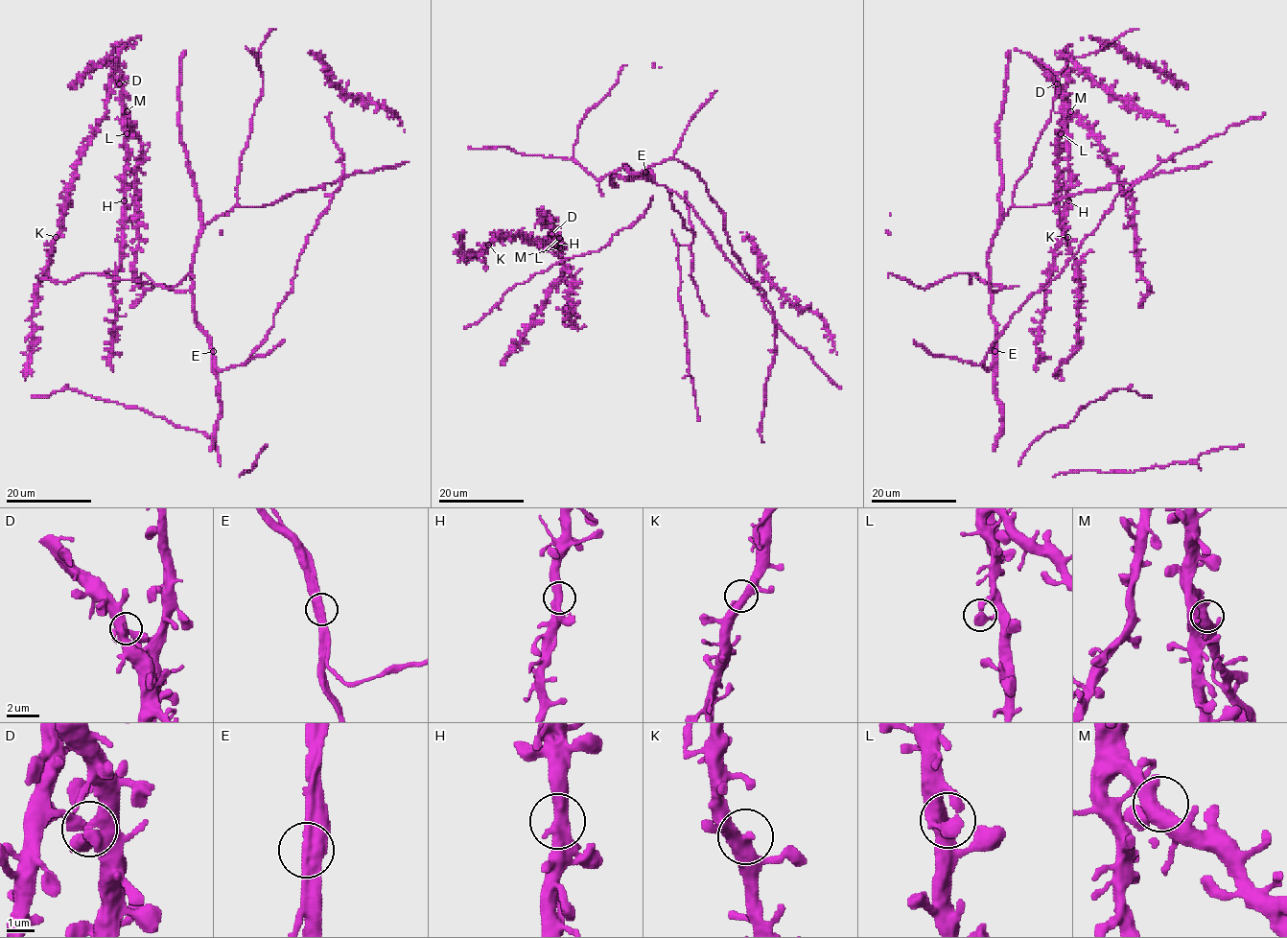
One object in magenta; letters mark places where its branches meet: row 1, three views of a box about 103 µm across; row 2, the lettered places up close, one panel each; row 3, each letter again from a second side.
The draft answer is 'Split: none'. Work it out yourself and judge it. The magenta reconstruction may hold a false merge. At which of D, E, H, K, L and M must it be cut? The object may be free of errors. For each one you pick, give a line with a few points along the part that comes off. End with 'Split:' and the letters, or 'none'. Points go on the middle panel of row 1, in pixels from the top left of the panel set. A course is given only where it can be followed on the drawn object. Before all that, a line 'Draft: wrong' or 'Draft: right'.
Draft: right
Split: none

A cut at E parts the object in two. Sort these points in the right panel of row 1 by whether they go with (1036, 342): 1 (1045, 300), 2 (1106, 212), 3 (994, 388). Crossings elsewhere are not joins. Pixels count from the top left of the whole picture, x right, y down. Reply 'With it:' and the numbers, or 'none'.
With it: 1, 3

